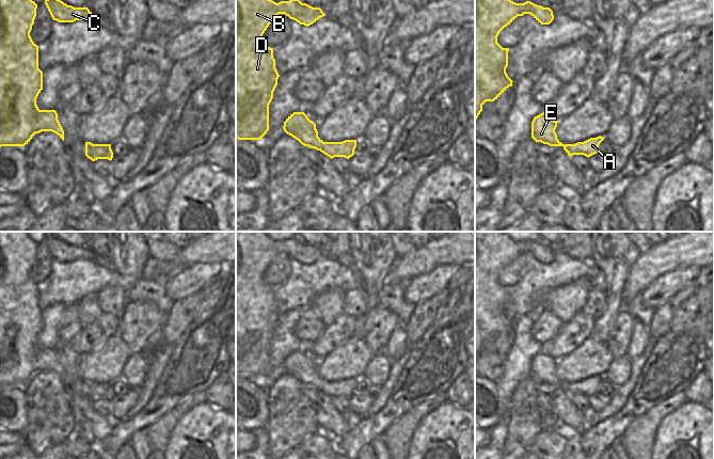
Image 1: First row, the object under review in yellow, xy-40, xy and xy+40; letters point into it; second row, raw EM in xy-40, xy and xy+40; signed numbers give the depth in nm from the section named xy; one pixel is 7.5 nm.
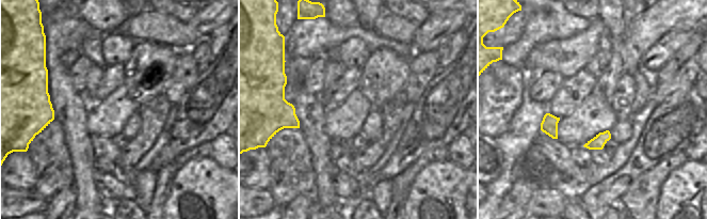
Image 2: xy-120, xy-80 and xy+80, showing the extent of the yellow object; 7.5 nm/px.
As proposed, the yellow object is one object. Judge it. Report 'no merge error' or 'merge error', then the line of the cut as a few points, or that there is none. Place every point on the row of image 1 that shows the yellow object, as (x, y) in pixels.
merge error; cut xy (324, 142), (320, 151)

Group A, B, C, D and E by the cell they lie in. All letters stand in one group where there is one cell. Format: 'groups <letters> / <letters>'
groups A / B C D E

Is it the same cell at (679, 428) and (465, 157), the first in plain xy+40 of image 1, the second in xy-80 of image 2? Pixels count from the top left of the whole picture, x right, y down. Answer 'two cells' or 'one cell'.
two cells

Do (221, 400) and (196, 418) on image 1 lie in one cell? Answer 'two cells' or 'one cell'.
two cells

